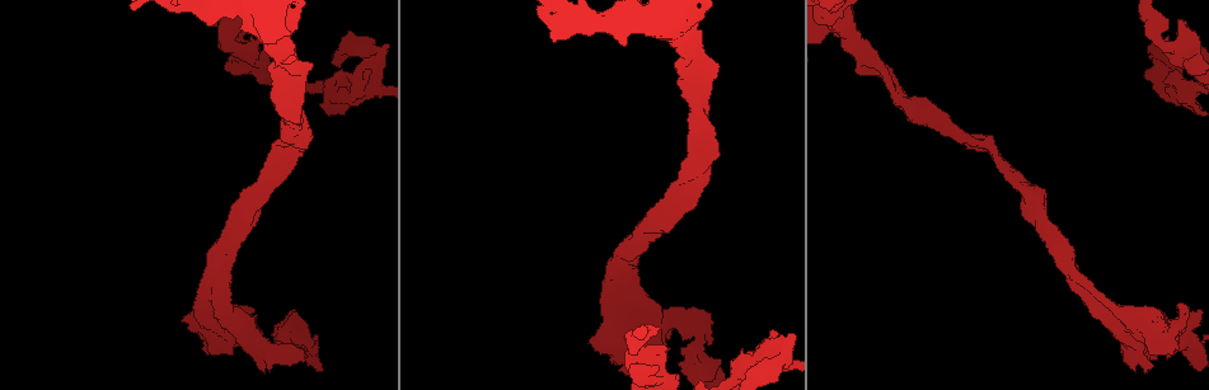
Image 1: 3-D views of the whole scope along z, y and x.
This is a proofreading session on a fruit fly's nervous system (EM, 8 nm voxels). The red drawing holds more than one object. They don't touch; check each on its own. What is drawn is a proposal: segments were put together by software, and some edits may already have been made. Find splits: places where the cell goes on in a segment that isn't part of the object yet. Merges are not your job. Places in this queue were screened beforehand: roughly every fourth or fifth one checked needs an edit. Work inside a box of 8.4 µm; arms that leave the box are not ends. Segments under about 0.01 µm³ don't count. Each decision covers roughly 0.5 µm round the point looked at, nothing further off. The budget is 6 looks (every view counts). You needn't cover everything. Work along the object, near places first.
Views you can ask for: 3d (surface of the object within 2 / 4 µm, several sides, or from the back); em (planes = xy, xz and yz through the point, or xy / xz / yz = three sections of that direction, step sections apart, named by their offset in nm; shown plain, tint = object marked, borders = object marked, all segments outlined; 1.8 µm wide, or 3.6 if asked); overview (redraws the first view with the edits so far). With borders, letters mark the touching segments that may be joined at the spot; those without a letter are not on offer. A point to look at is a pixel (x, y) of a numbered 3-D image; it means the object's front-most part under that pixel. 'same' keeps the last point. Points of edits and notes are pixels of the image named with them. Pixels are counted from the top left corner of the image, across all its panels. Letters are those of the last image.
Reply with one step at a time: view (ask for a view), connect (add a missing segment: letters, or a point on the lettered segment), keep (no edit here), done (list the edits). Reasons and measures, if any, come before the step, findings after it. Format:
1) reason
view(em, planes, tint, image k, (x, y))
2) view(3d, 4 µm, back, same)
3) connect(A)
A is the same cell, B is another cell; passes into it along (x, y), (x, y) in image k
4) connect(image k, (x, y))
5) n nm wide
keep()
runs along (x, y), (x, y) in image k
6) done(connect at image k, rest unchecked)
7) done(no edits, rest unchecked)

looks like a crossing
view(3d, 2 µm, image 1, (361, 86))

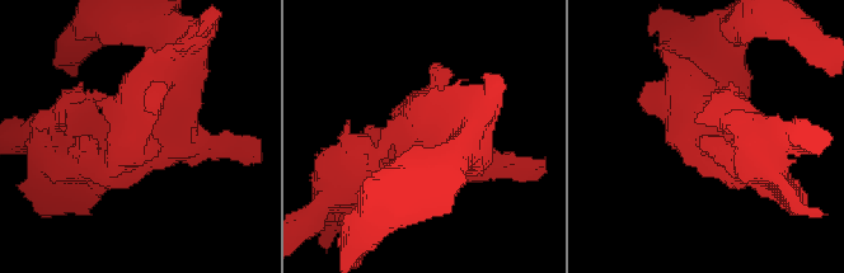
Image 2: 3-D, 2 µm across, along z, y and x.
4 arms
view(em, yz, step 4, borders, image 2, (136, 140))

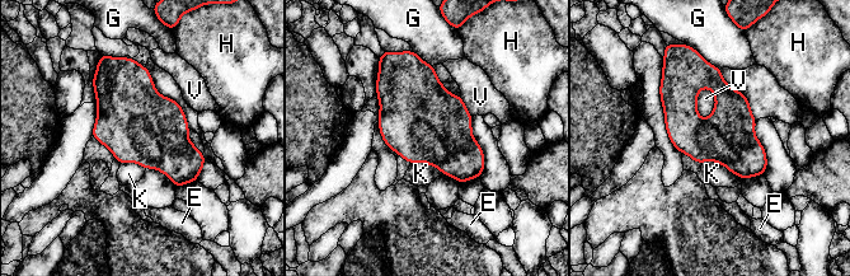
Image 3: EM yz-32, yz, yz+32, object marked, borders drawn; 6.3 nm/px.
view(em, planes, borders, same)

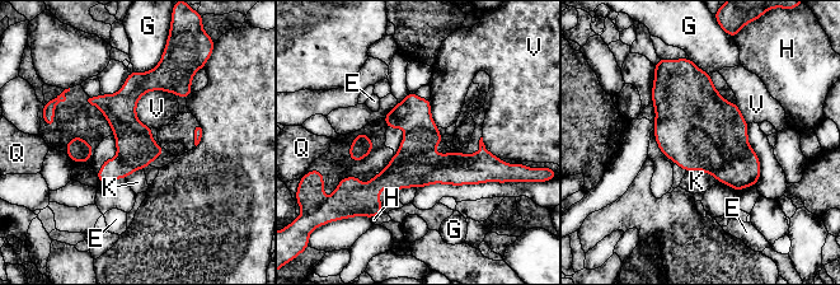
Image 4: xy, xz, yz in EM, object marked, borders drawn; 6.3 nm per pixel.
keep()
E, G, H, K, Q and V are other cells; runs along (492, 162), (407, 168), (372, 187), (352, 180) in image 4; none of them fits

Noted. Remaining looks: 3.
an open end
view(em, xy, step 8, tint, image 1, (254, 39))

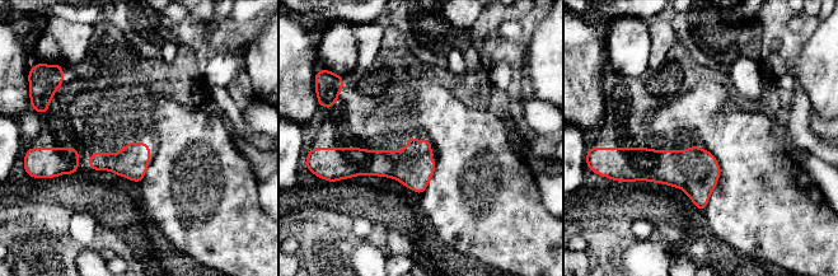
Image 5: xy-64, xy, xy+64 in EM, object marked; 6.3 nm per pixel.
view(em, planes, borders, same)

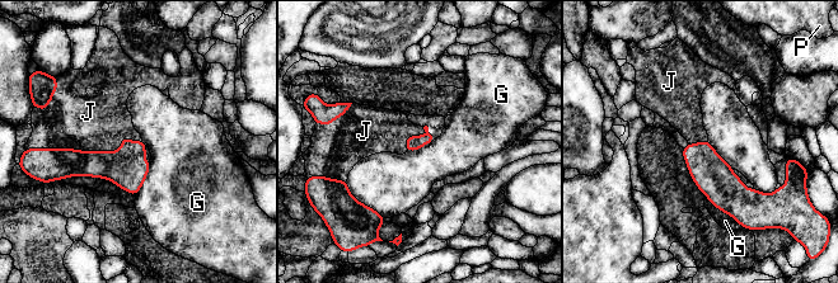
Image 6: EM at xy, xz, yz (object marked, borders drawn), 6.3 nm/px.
connect(J)
J is the same cell, G and P are other cells; it goes on there

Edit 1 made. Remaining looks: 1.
done(connect at image 6, rest unchecked)

